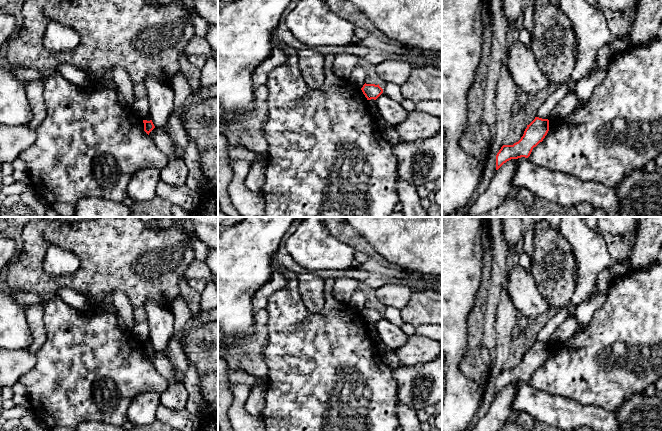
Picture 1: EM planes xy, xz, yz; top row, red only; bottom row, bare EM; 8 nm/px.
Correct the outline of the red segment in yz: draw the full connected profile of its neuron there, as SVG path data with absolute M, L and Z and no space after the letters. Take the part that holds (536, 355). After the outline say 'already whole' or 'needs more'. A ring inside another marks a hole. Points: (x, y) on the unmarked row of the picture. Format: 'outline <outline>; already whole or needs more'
outline M535 341L535 343L527 349L521 363L513 369L503 369L496 379L496 394L504 387L511 383L521 381L528 382L533 374L540 366L543 365L549 355L549 344Z; already whole

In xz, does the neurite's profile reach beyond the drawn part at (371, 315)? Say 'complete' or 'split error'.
complete

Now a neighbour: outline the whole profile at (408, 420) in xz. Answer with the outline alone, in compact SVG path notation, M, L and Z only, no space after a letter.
M400 402L397 403L396 410L403 431L423 431L416 410Z

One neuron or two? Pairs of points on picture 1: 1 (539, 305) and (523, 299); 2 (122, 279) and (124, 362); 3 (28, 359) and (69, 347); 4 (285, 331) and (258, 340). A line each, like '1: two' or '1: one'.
1: one
2: two
3: two
4: two

